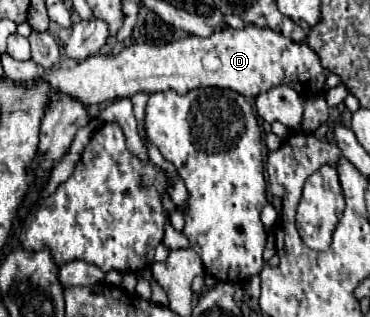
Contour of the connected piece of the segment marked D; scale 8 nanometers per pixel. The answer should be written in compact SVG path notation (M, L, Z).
M249 24L243 30L227 26L225 30L213 32L209 38L189 36L163 46L133 44L125 46L117 56L95 54L71 68L53 68L35 82L47 82L51 86L51 98L65 92L65 96L77 96L81 104L91 106L133 96L137 92L153 94L175 90L187 94L189 90L207 86L231 88L245 98L255 98L261 90L267 92L273 86L287 84L301 98L311 98L323 94L325 78L327 70L305 42L297 44L279 32Z

